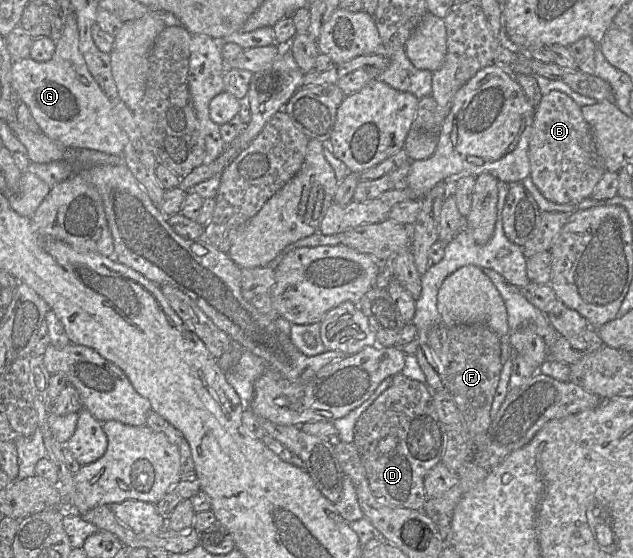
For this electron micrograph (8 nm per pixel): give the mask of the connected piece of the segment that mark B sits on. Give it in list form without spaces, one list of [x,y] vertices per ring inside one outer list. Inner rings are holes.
[[[551,91],[542,96],[531,126],[527,155],[533,183],[547,200],[557,204],[579,204],[591,197],[594,187],[606,172],[596,152],[591,127],[584,119],[581,108],[560,91]]]

